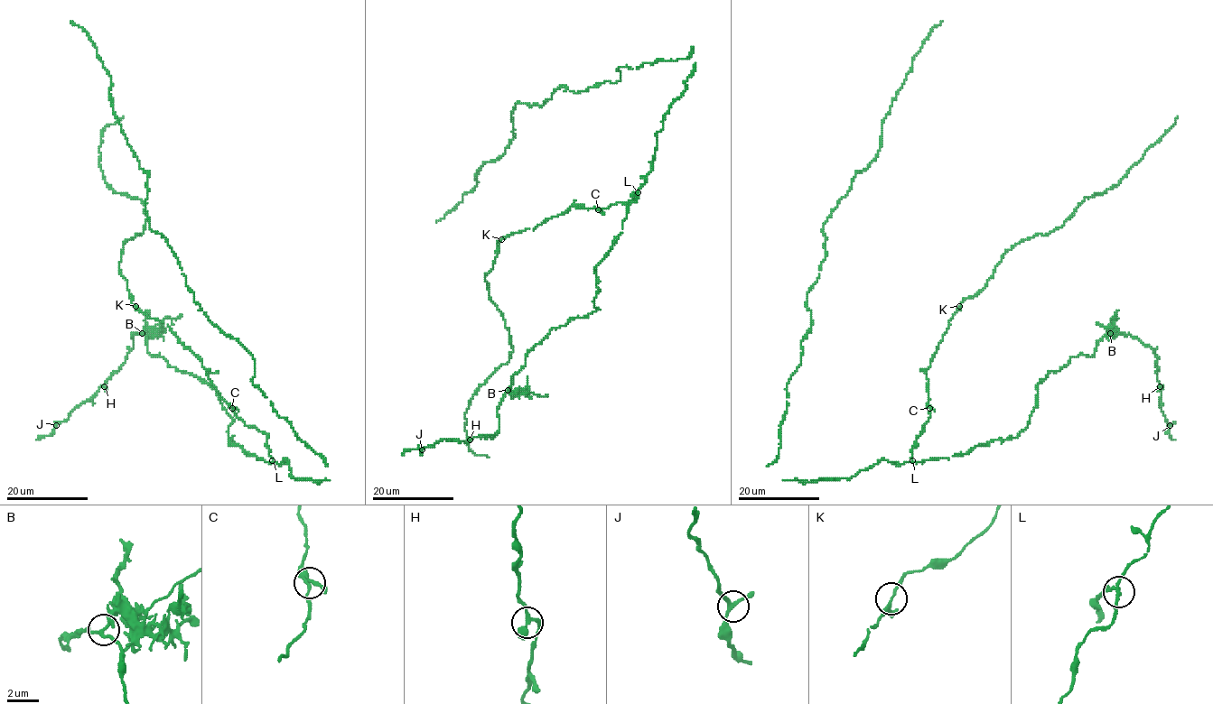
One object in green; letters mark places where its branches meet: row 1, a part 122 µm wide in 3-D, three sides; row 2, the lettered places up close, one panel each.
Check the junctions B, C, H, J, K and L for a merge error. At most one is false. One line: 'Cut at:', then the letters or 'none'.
Cut at: B

